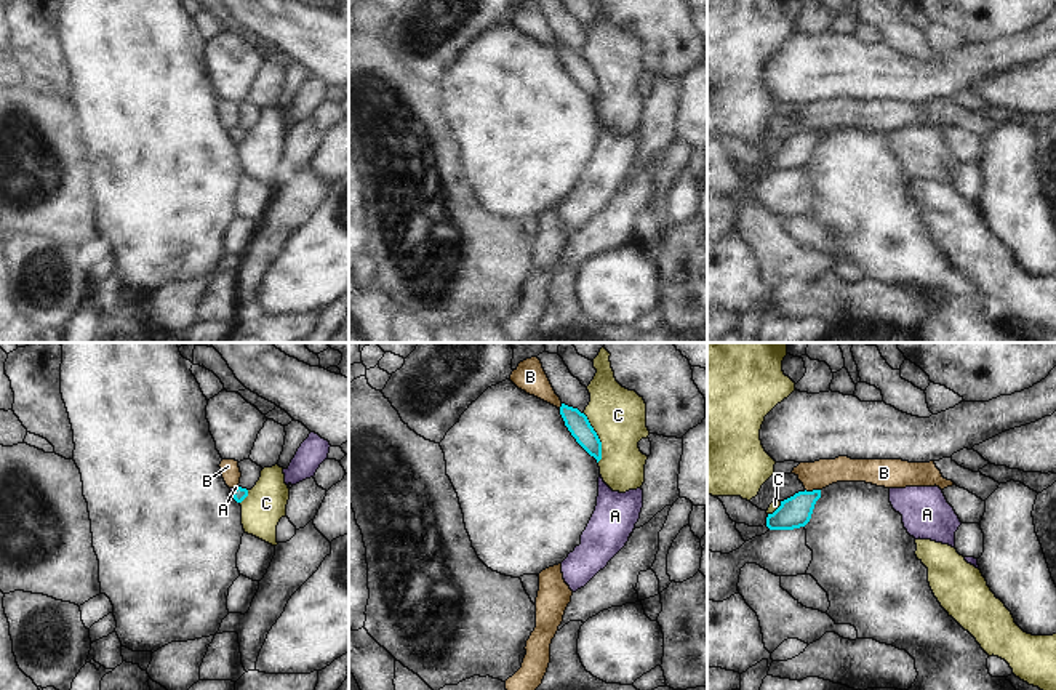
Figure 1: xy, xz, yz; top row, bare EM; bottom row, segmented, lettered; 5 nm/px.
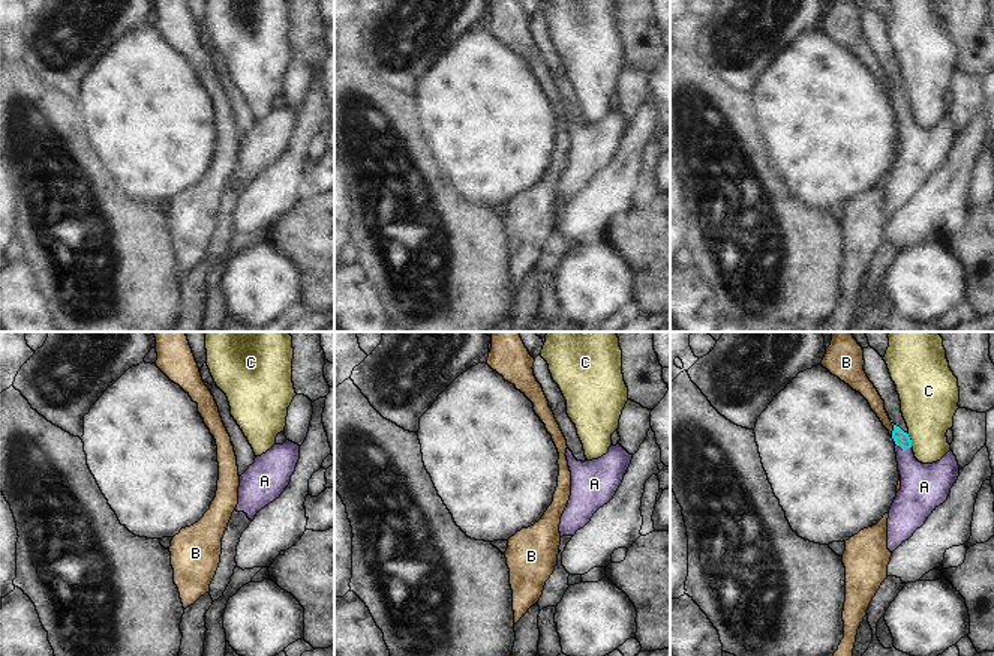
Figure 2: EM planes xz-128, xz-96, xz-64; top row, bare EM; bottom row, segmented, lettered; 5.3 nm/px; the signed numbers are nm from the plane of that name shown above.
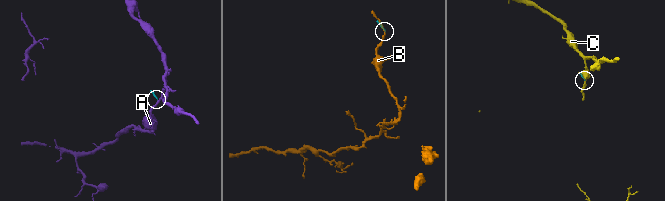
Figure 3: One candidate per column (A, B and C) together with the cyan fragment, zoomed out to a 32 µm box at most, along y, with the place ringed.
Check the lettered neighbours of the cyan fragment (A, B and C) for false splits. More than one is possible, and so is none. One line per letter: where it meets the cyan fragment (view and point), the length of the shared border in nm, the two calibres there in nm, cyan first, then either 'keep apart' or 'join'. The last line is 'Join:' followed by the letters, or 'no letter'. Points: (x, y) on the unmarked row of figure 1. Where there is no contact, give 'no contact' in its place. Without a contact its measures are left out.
A: contact xy (236, 130); length 50 nm; calibres 70 and 20 nm; join
B: contact yz (813, 132); length 80 nm; calibres 160 and 140 nm; keep apart
C: contact xz (597, 79); length 260 nm; calibres 110 and 280 nm; keep apart
Join: A

